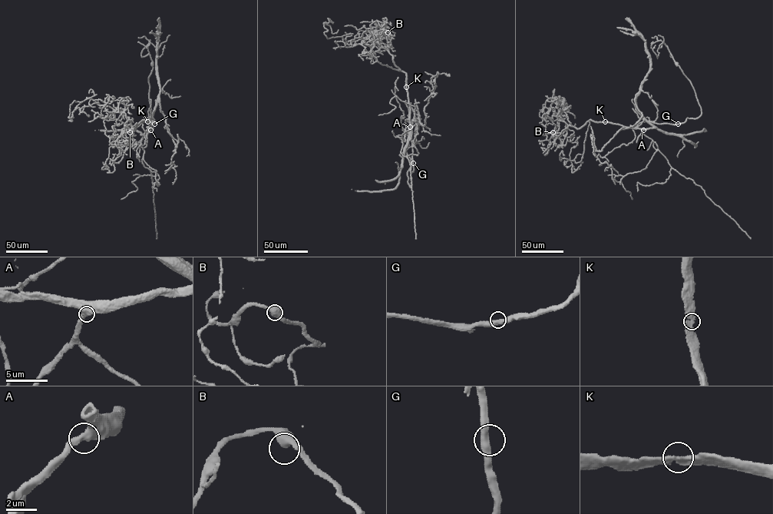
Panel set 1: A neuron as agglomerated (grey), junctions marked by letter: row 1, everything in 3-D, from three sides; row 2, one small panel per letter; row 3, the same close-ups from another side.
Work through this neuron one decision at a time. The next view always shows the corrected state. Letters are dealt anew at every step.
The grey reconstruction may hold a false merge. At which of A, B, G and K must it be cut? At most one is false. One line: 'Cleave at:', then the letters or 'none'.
Cleave at: none

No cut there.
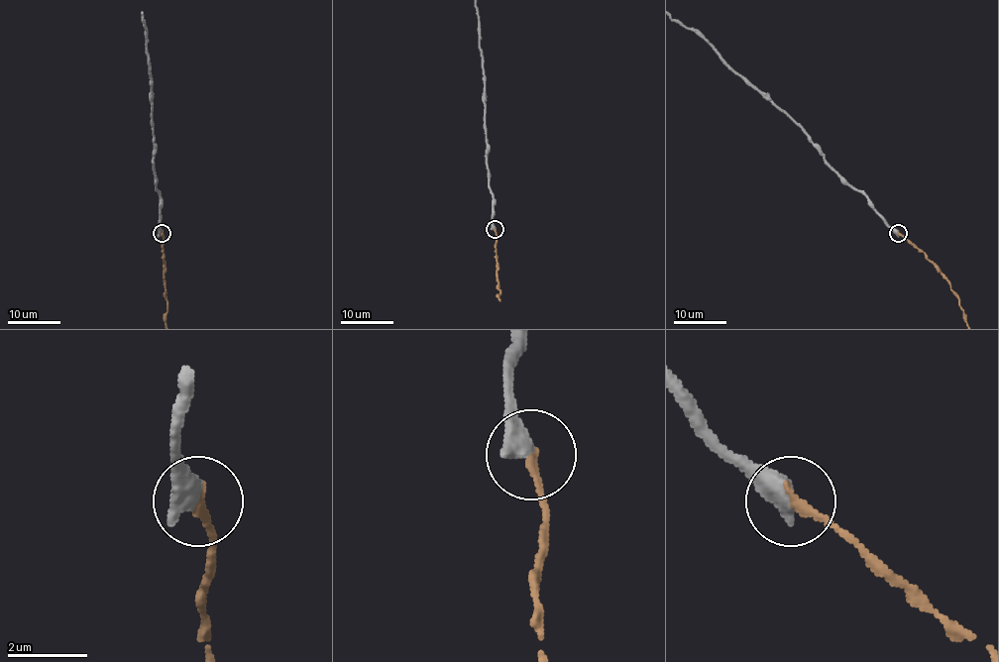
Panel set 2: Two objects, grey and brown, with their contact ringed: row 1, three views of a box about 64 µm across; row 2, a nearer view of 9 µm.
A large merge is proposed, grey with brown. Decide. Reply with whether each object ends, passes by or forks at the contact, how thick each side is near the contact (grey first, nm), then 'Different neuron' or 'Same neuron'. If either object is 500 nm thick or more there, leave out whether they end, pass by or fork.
Thickness 600 nm (grey) against 240 nm. Different neuron

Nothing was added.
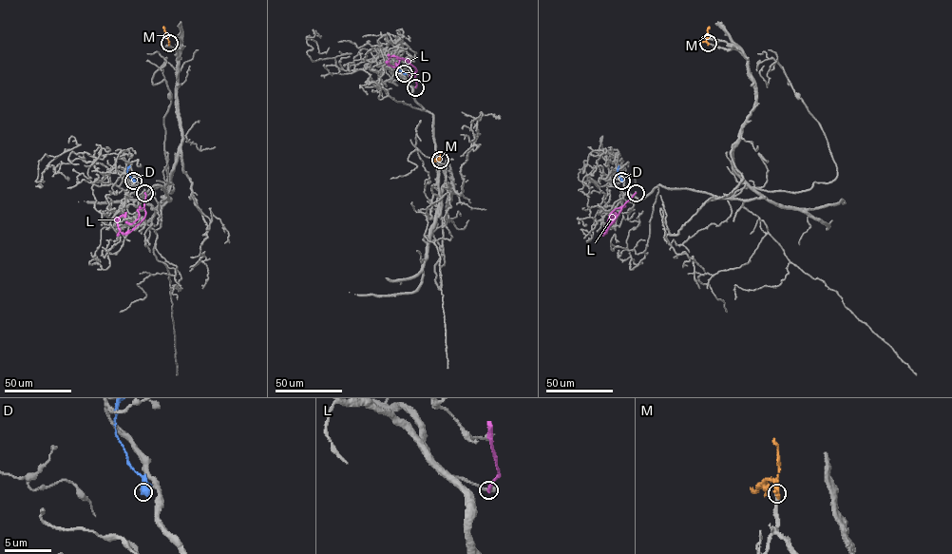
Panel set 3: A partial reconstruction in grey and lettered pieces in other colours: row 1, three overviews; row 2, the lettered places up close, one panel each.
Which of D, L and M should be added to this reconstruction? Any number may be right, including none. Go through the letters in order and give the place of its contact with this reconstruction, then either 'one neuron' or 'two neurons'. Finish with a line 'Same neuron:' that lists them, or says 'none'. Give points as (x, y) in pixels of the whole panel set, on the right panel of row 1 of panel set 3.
D: contact (621, 181); two neurons
L: contact (636, 193); two neurons
M: contact (708, 43); two neurons
Same neuron: none

